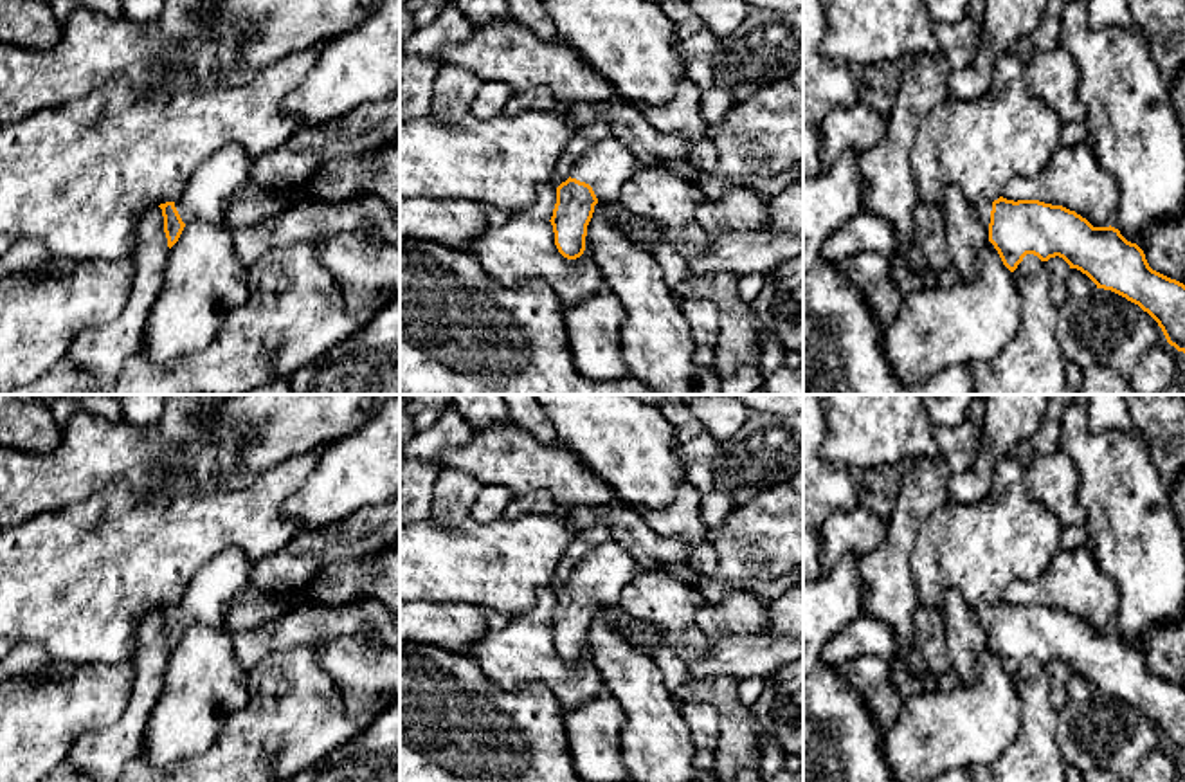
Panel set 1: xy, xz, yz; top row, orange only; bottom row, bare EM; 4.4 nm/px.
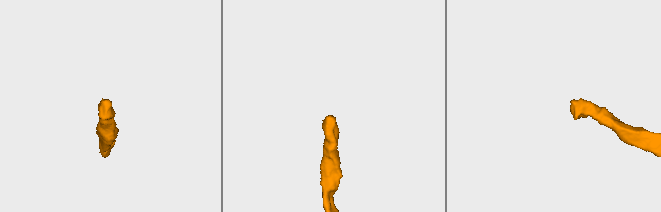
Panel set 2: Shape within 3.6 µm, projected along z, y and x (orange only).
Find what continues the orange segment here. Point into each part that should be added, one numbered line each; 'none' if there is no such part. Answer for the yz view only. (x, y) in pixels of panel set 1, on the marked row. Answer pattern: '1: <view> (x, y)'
1: yz (982, 209)

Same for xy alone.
1: xy (206, 197)

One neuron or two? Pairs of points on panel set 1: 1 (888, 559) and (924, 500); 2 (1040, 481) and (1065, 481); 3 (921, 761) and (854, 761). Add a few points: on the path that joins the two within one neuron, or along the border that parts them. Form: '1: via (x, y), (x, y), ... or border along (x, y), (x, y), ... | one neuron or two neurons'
1: via (897, 545), (901, 528), (910, 514) | one neuron
2: via (1045, 481), (1059, 481) | one neuron
3: border along (881, 730), (881, 754), (886, 763) | two neurons

